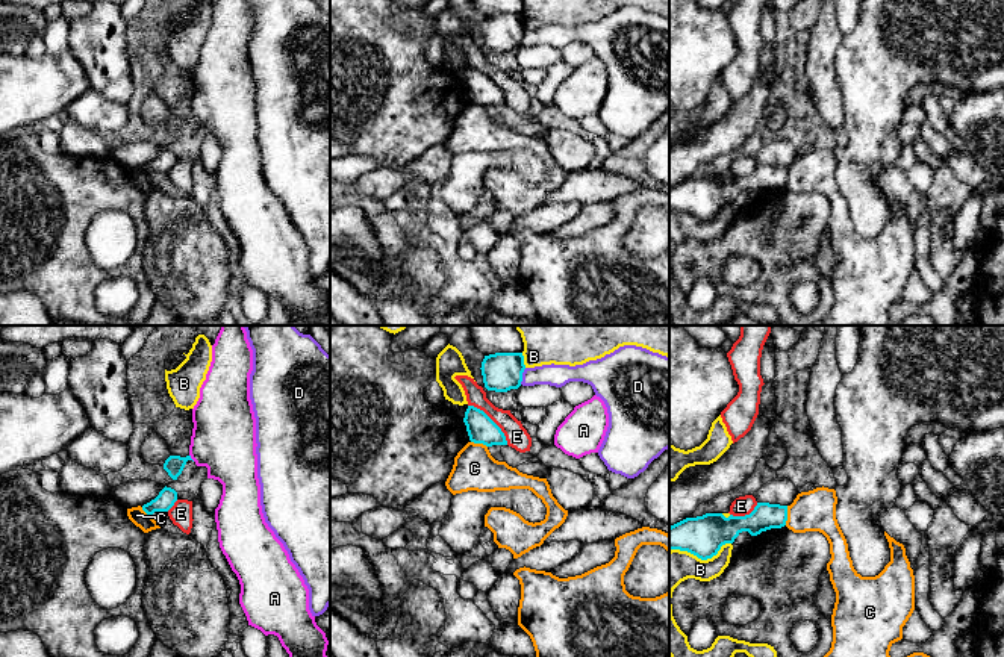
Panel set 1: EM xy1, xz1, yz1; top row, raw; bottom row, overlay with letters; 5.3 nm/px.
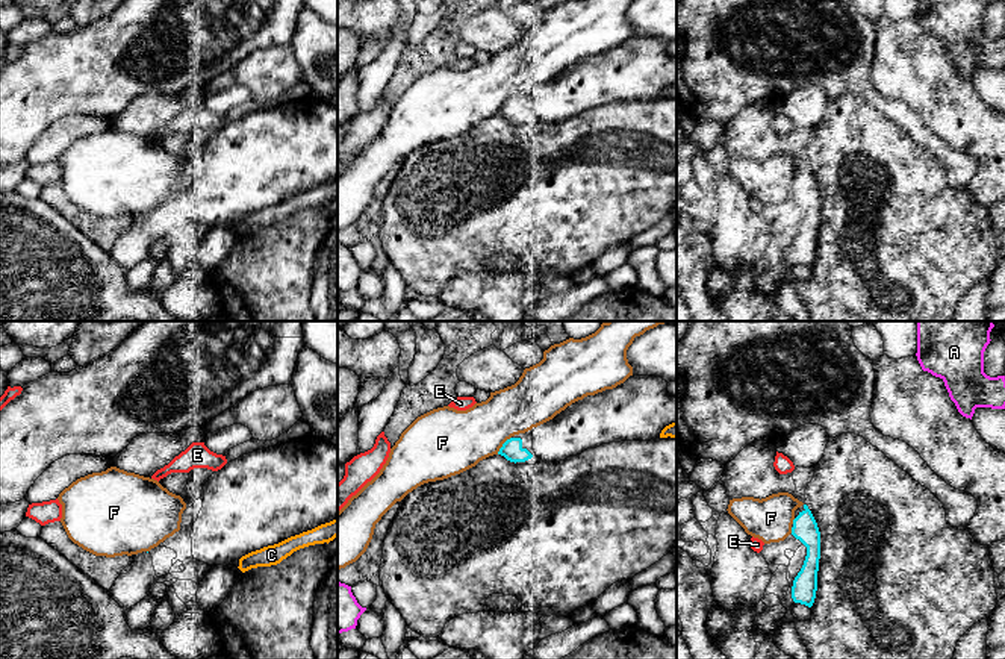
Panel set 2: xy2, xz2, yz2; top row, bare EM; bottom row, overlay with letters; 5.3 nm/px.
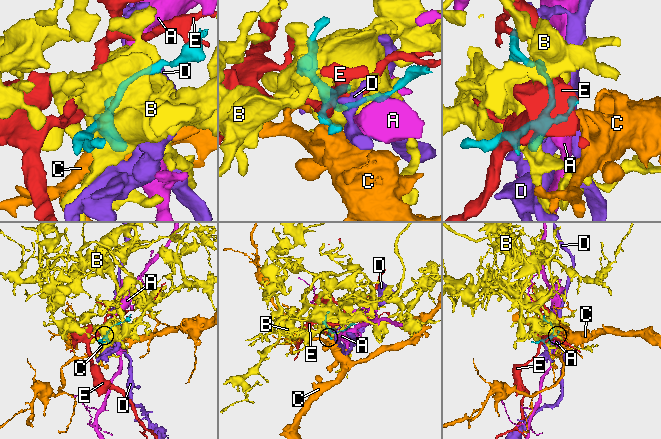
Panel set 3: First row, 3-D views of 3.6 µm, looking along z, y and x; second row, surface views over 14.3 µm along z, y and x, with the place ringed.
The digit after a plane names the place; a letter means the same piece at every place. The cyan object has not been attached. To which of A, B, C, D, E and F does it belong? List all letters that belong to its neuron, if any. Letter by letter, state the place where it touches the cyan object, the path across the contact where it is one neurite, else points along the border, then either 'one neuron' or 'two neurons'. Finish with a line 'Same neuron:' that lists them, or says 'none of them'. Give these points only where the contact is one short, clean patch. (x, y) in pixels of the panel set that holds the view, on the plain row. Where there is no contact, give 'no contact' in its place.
A: xy1 (190, 118) | along xy1 (190, 115), (194, 121) | two neurons
B: yz1 (700, 218) | two neurons
C: yz1 (786, 176) | two neurons
D: xz1 (521, 37) | two neurons
E: xz1 (492, 82) | along xz1 (468, 65), (480, 70), (500, 90), (508, 105) | two neurons
F: xz2 (503, 106) | along xz2 (510, 97), (497, 114) | two neurons
Same neuron: none of them

